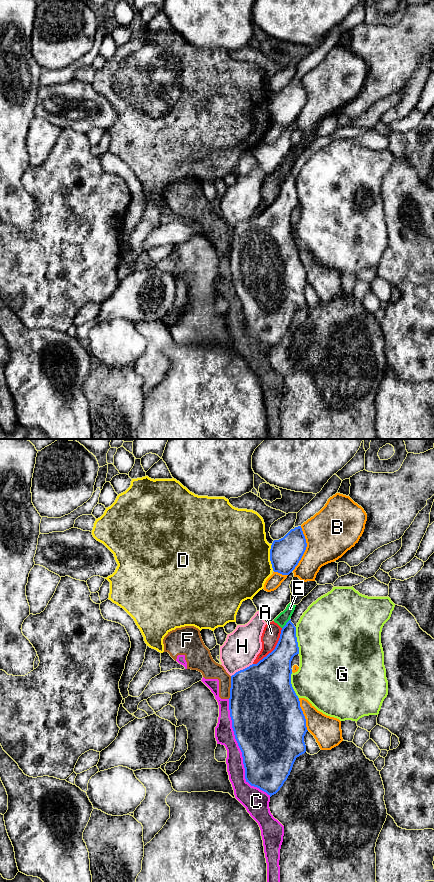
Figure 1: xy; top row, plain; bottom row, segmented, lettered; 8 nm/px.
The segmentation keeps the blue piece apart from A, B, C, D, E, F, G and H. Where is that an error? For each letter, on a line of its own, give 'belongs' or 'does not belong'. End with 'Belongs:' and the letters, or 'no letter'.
A: does not belong
B: does not belong
C: does not belong
D: does not belong
E: does not belong
F: does not belong
G: does not belong
H: does not belong
Belongs: no letter

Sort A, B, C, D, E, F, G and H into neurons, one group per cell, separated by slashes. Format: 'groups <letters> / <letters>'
groups A E / B / C F / D / G / H

